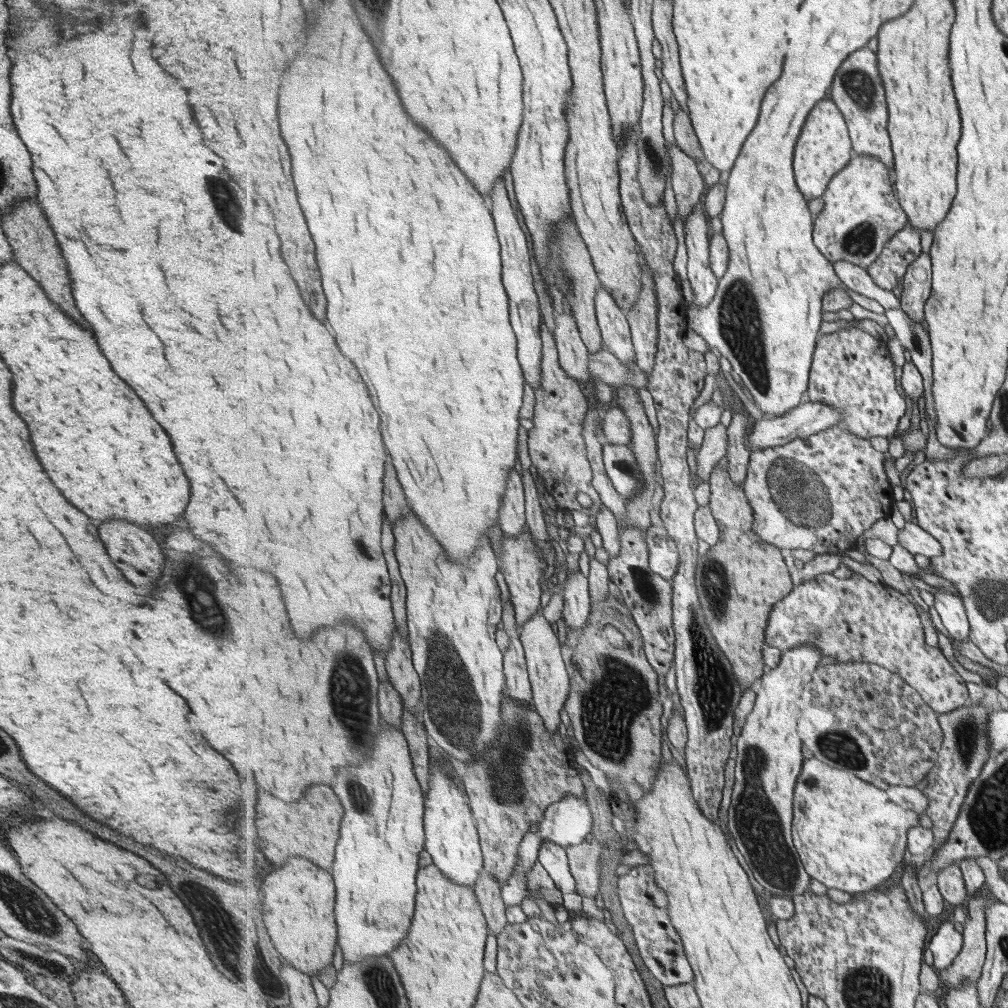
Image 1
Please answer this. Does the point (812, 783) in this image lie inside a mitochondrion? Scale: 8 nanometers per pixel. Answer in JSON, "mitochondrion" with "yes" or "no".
{"mitochondrion":"yes"}

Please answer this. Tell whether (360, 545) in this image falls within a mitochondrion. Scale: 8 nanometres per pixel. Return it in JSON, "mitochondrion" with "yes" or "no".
{"mitochondrion":"yes"}

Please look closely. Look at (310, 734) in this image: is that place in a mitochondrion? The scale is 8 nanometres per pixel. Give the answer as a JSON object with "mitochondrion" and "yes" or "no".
{"mitochondrion":"no"}

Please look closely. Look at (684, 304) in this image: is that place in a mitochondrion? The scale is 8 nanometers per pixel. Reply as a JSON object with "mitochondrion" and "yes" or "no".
{"mitochondrion":"no"}

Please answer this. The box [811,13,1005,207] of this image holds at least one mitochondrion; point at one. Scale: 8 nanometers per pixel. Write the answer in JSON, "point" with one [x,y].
{"point":[858,85]}

